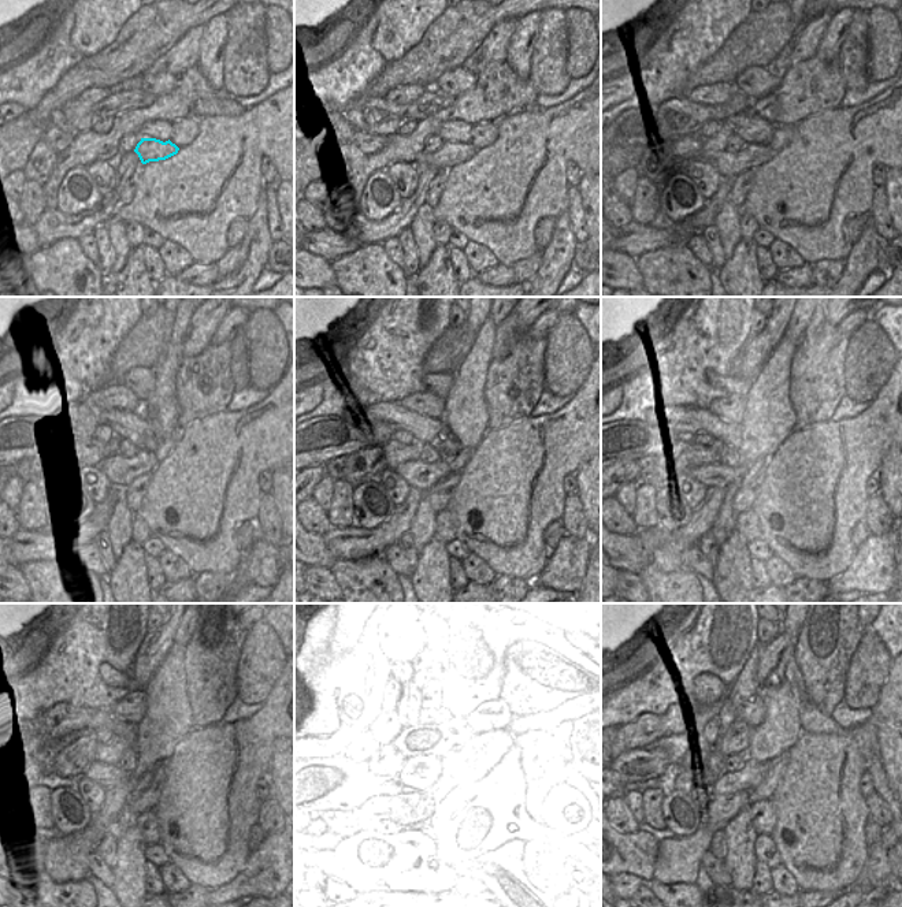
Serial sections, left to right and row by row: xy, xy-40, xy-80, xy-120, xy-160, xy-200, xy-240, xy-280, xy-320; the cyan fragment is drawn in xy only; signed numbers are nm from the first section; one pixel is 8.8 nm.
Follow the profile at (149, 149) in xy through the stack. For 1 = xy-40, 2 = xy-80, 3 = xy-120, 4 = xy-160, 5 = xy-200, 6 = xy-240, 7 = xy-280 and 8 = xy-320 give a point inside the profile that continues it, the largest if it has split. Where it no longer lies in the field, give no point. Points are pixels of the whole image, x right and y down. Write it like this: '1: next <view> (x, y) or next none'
1: next xy-40 (450, 153)
2: next xy-80 (752, 156)
3: next xy-120 (119, 471)
4: next xy-160 (419, 475)
5: next xy-200 (719, 475)
6: next xy-240 (107, 774)
7: next xy-280 (405, 772)
8: next xy-320 (683, 781)

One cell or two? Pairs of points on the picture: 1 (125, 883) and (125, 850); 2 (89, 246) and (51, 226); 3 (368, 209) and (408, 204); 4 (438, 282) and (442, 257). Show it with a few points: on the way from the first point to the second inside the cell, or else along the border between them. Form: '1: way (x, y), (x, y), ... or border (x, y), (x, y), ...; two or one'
1: way (125, 874), (125, 858); one
2: border (91, 231), (78, 240); two
3: border (403, 200), (386, 216), (370, 220); two
4: way (438, 277), (440, 263); one

